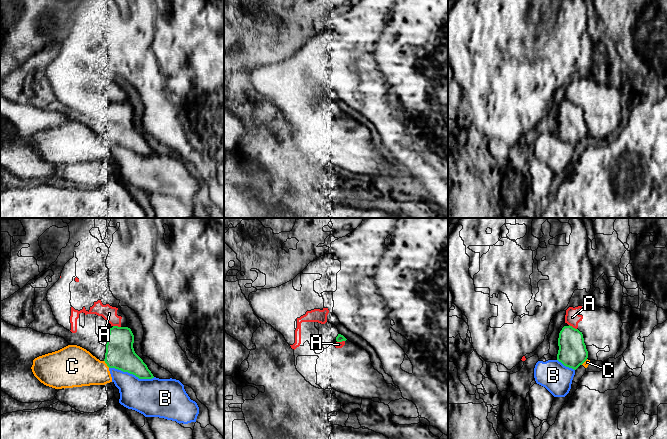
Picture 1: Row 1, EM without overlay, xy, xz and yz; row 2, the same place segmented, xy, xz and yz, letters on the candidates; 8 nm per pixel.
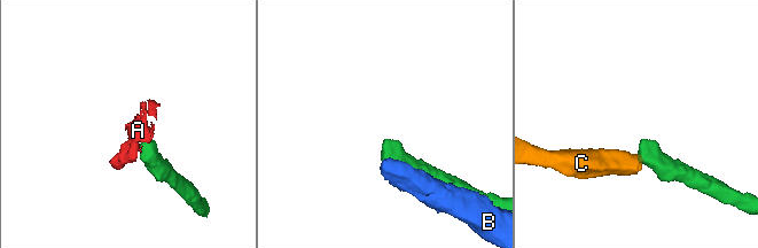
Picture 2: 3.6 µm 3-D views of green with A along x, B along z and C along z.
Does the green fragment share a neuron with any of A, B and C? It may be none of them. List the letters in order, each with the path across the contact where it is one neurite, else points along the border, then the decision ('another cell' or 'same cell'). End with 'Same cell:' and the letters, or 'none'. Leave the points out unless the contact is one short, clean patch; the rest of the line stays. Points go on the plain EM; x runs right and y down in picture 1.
A: another cell
B: another cell
C: same cell
Same cell: C

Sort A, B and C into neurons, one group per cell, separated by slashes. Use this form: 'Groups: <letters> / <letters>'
Groups: A / B / C

